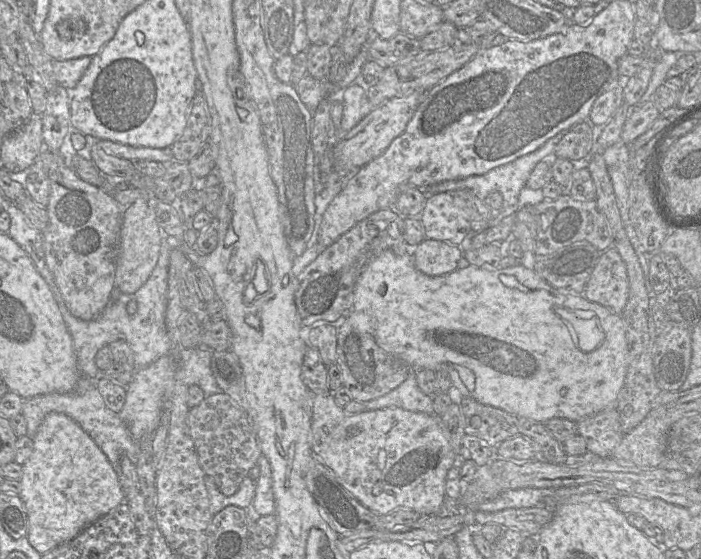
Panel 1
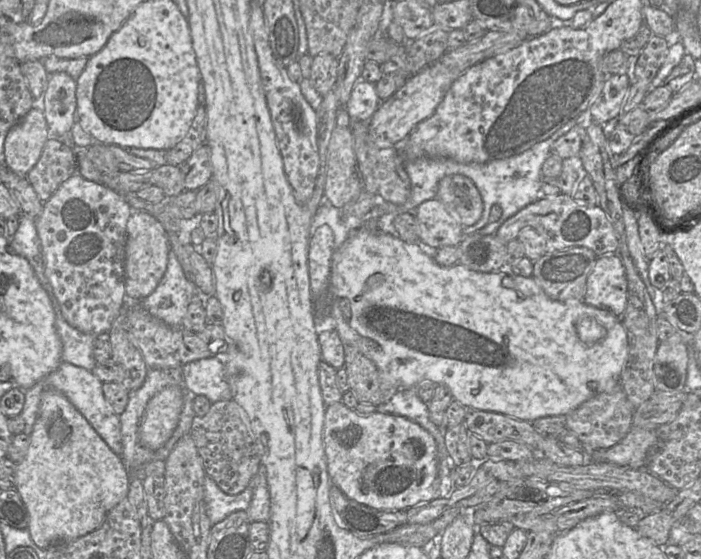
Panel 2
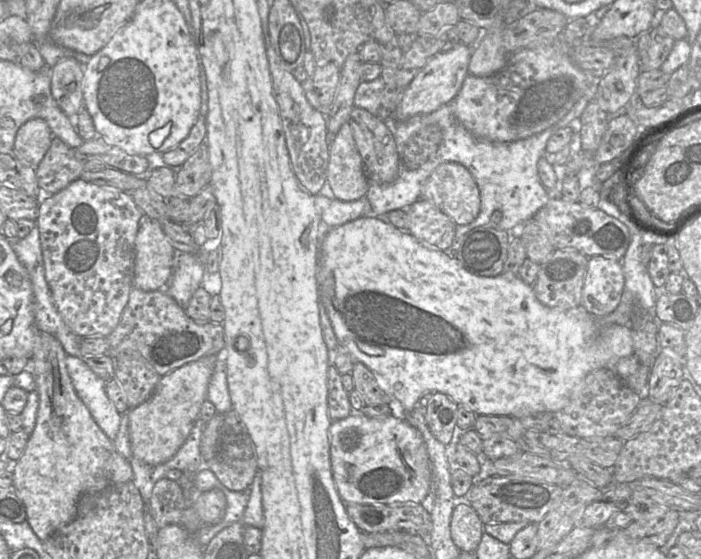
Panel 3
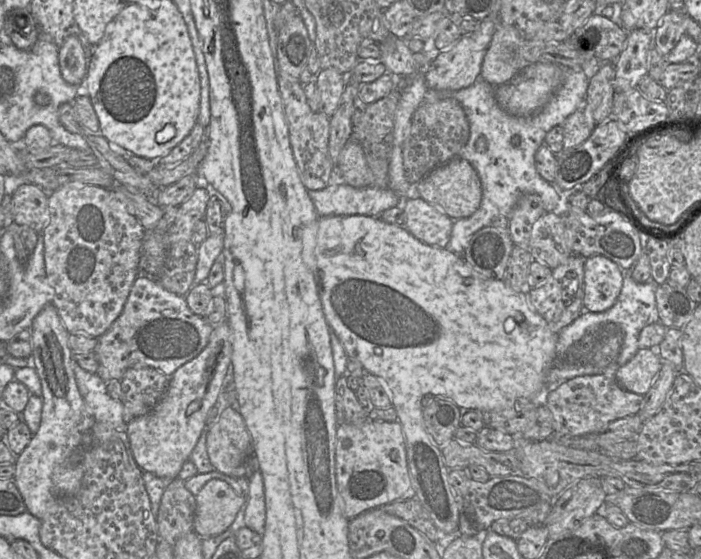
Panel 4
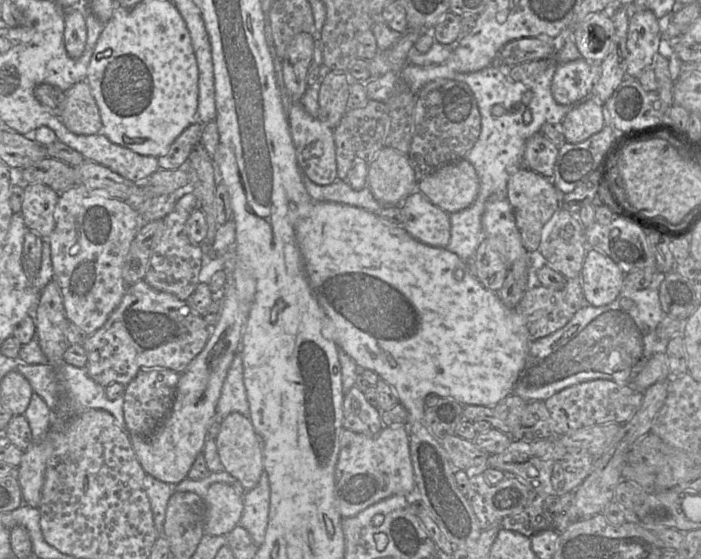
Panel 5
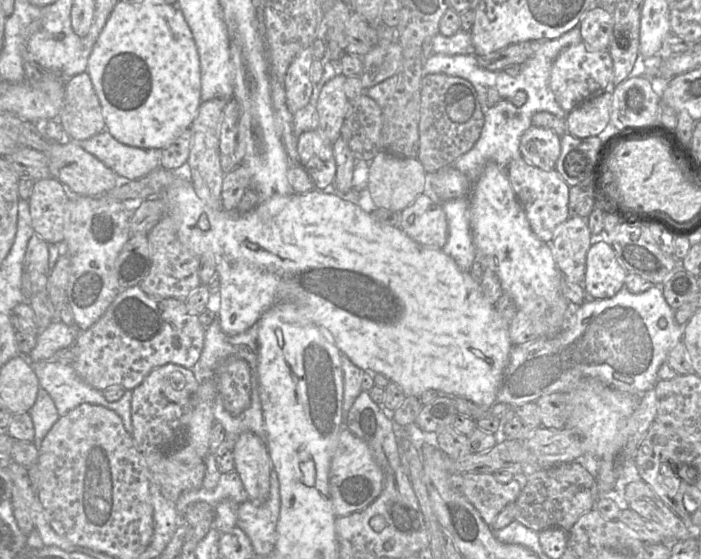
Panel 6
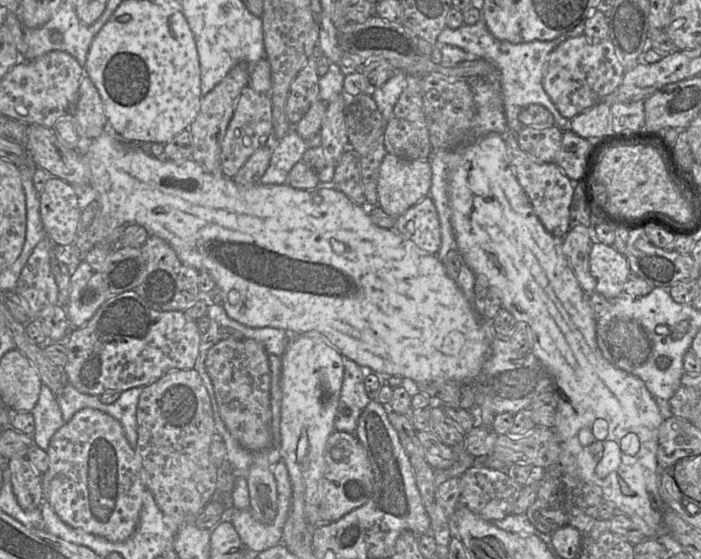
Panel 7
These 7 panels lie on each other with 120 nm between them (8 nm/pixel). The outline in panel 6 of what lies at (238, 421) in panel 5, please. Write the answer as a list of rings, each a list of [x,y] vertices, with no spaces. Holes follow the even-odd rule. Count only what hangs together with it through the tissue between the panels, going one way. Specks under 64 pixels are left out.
[[[252,432],[240,434],[232,448],[234,465],[248,494],[254,503],[263,503],[270,492],[272,462],[265,440]]]

